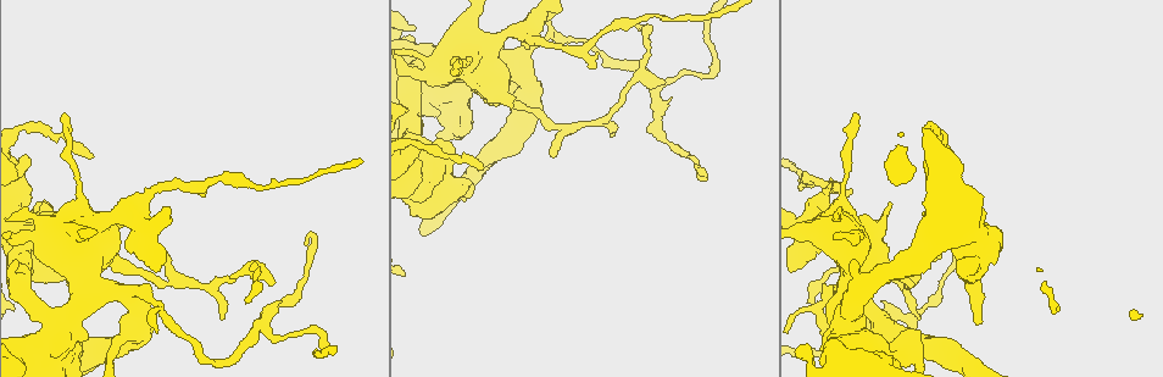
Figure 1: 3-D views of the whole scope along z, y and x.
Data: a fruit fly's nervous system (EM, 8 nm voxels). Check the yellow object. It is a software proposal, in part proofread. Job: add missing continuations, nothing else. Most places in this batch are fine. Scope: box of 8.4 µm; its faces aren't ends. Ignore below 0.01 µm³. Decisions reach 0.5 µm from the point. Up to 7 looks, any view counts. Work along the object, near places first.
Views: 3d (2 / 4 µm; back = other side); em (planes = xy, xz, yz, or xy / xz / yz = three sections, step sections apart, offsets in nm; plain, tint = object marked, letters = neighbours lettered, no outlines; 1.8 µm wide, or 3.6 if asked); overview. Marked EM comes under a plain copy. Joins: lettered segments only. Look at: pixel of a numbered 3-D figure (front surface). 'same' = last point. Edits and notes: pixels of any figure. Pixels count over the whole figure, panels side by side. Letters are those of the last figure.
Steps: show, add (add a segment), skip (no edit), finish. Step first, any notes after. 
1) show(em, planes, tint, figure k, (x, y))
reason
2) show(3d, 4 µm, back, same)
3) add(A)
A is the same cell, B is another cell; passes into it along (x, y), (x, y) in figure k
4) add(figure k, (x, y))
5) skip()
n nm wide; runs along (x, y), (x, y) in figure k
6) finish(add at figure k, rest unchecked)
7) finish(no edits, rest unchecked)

show(3d, 4 µm, figure 1, (902, 358))
sharp bend

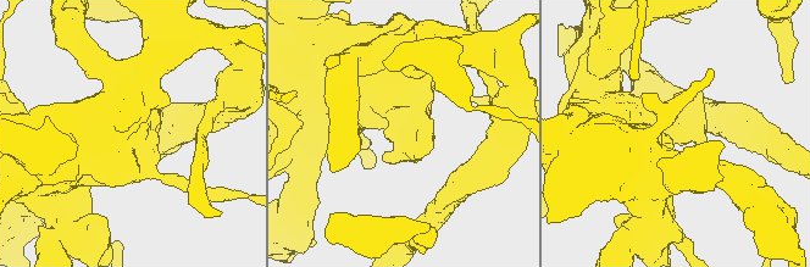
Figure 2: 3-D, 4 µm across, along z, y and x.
show(em, 3.6 µm, planes, letters, figure 2, (407, 132))

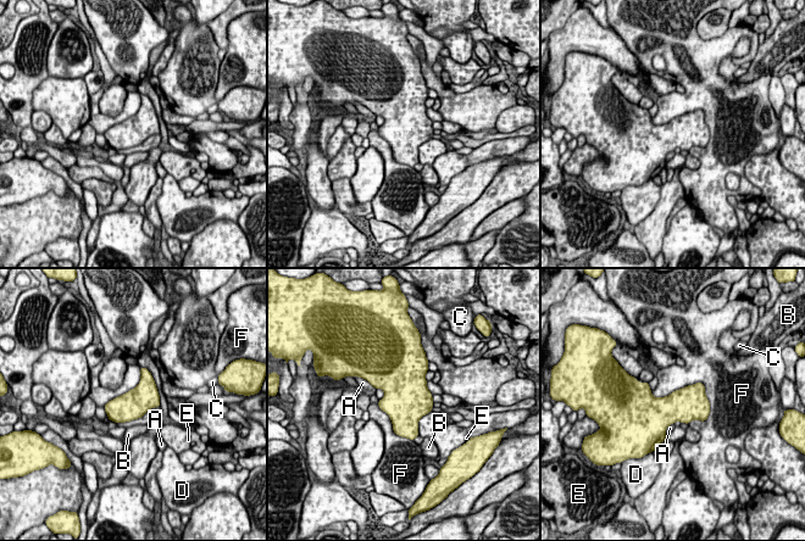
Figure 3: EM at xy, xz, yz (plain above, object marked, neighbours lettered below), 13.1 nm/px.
skip()
380 nm wide; A, B, C, D, E and F are other cells; border along (650, 391), (700, 383), (710, 413) in figure 3; none of them fits

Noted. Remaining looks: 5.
show(em, xy, step 8, tint, figure 1, (306, 244))
branch stops here

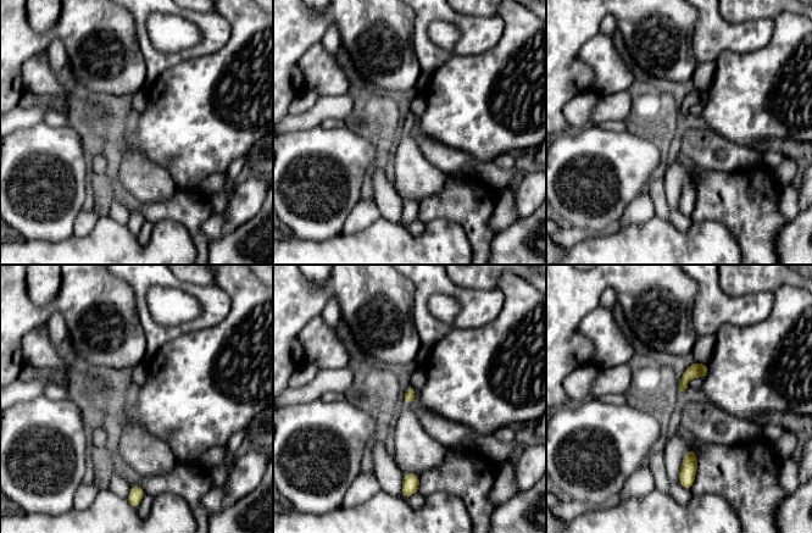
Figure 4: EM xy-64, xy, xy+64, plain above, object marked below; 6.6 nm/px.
show(em, planes, letters, same)

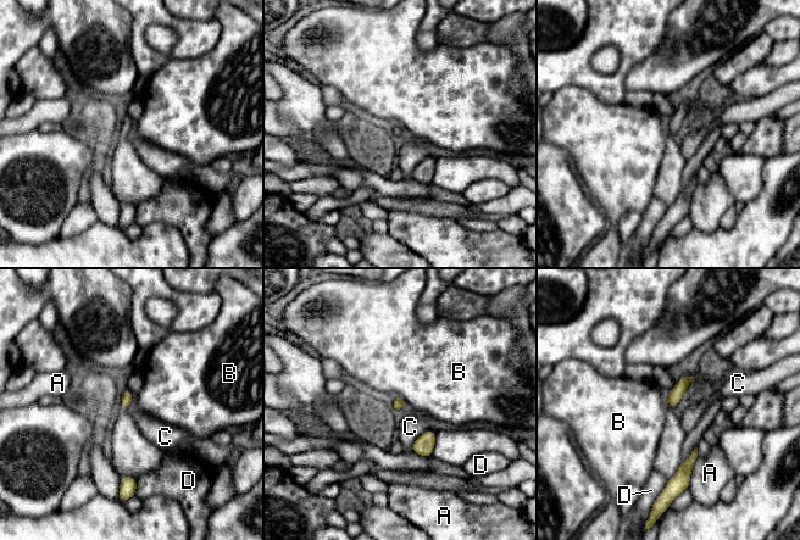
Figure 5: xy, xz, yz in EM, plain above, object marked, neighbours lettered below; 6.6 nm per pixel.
skip()
A, B, C and D are other cells; no lettered segment goes on from it

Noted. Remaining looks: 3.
show(em, planes, letters, figure 1, (523, 53))
three arms meet

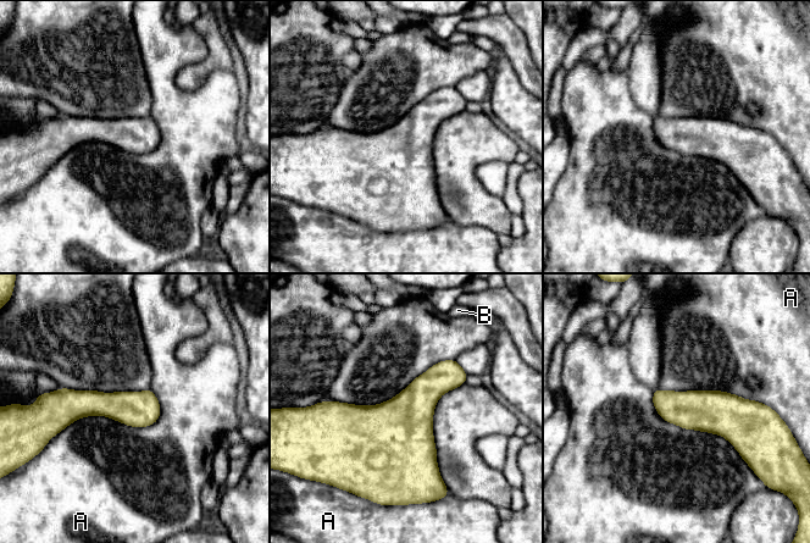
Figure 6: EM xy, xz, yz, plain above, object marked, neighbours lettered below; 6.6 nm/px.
skip()
240 nm wide; A and B are other cells; border along (454, 359), (381, 403), (325, 400) in figure 6; none of them fits

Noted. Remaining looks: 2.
finish(no edits, rest unchecked)

